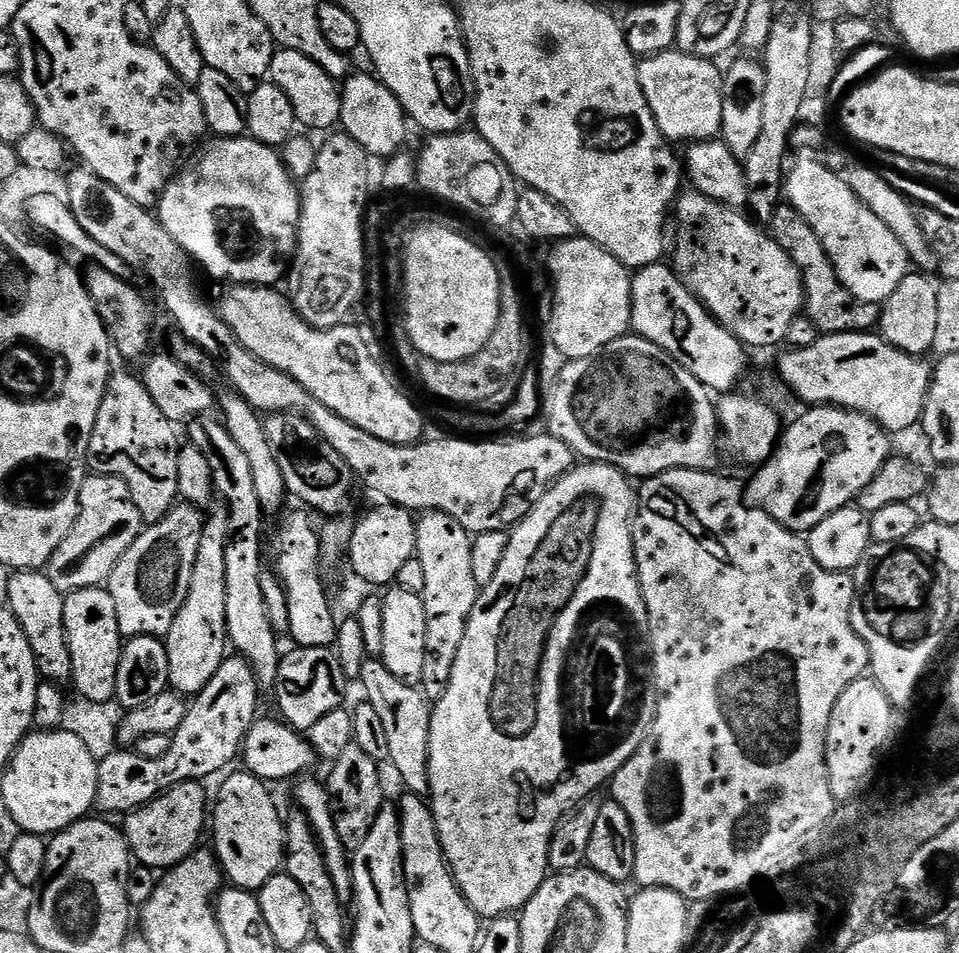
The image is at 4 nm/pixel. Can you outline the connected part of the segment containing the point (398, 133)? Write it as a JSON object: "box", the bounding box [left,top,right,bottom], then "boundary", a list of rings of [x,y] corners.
{"box":[339,71,410,158],"boundary":[[[353,71],[340,88],[342,114],[339,127],[347,136],[354,138],[358,146],[366,149],[369,157],[387,158],[395,156],[405,147],[408,140],[410,121],[404,113],[402,102],[394,98],[394,94],[380,80],[379,76],[368,72]]]}

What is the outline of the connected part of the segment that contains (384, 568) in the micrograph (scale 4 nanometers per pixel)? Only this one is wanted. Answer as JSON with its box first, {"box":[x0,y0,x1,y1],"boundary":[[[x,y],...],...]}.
{"box":[348,502,417,586],"boundary":[[[384,502],[381,505],[381,508],[372,508],[364,517],[356,520],[354,538],[350,542],[348,551],[348,563],[351,571],[368,586],[373,586],[372,584],[391,585],[396,579],[398,570],[402,570],[402,566],[406,566],[406,562],[413,560],[416,555],[417,517],[409,509],[400,508],[396,504]]]}

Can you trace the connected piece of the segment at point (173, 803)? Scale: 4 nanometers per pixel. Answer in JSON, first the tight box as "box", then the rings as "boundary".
{"box":[122,780,210,870],"boundary":[[[187,780],[169,792],[161,792],[156,799],[127,813],[122,831],[128,840],[131,854],[147,868],[167,870],[182,862],[191,852],[201,847],[200,835],[205,835],[206,821],[210,816],[210,796],[204,793],[203,783]]]}

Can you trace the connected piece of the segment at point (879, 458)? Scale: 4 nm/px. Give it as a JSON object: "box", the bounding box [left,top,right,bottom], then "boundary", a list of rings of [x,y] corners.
{"box":[752,404,893,534],"boundary":[[[834,404],[809,407],[792,425],[783,431],[778,447],[770,459],[755,469],[752,488],[764,509],[782,522],[792,532],[807,534],[822,518],[830,518],[834,510],[847,508],[859,497],[870,482],[882,470],[882,466],[893,455],[893,437],[872,416],[855,412],[849,408],[837,408]]]}

